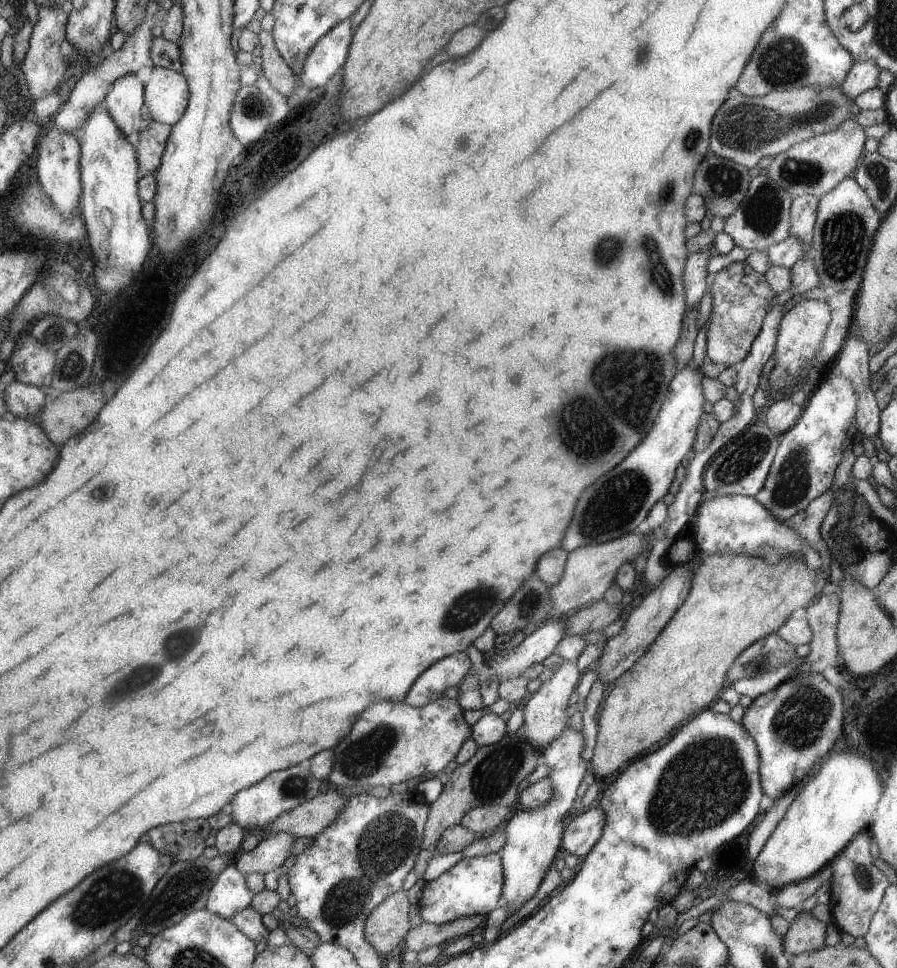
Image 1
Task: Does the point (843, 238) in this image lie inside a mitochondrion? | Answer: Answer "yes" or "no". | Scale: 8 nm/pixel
yes

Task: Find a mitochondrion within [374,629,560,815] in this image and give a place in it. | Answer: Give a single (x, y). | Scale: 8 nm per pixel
(488, 780)

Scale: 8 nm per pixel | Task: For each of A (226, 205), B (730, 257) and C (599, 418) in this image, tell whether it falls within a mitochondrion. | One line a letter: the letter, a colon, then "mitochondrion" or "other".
A: other
B: other
C: mitochondrion

